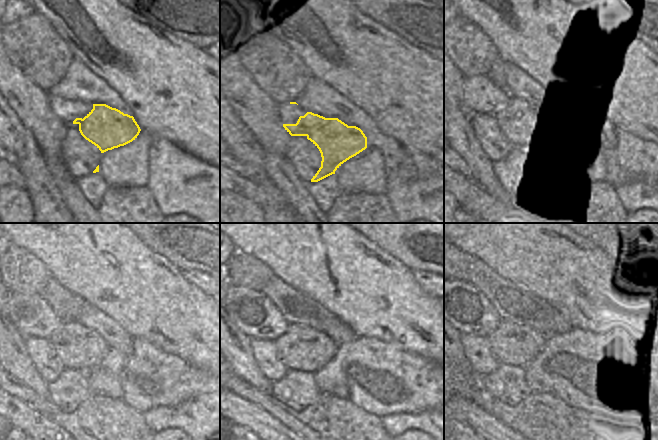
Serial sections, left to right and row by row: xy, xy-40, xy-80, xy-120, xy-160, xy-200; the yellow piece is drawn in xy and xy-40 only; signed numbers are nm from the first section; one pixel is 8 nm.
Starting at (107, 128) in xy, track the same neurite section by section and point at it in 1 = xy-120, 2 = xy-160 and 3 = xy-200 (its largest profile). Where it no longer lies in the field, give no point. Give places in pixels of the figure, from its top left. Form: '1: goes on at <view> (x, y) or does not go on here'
1: goes on at xy-120 (78, 348)
2: goes on at xy-160 (302, 348)
3: goes on at xy-200 (511, 344)

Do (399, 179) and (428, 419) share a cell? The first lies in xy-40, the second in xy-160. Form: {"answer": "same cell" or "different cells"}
{"answer": "same cell"}

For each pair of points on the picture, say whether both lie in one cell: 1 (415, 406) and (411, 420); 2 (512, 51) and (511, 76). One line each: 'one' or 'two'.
1: two
2: two

